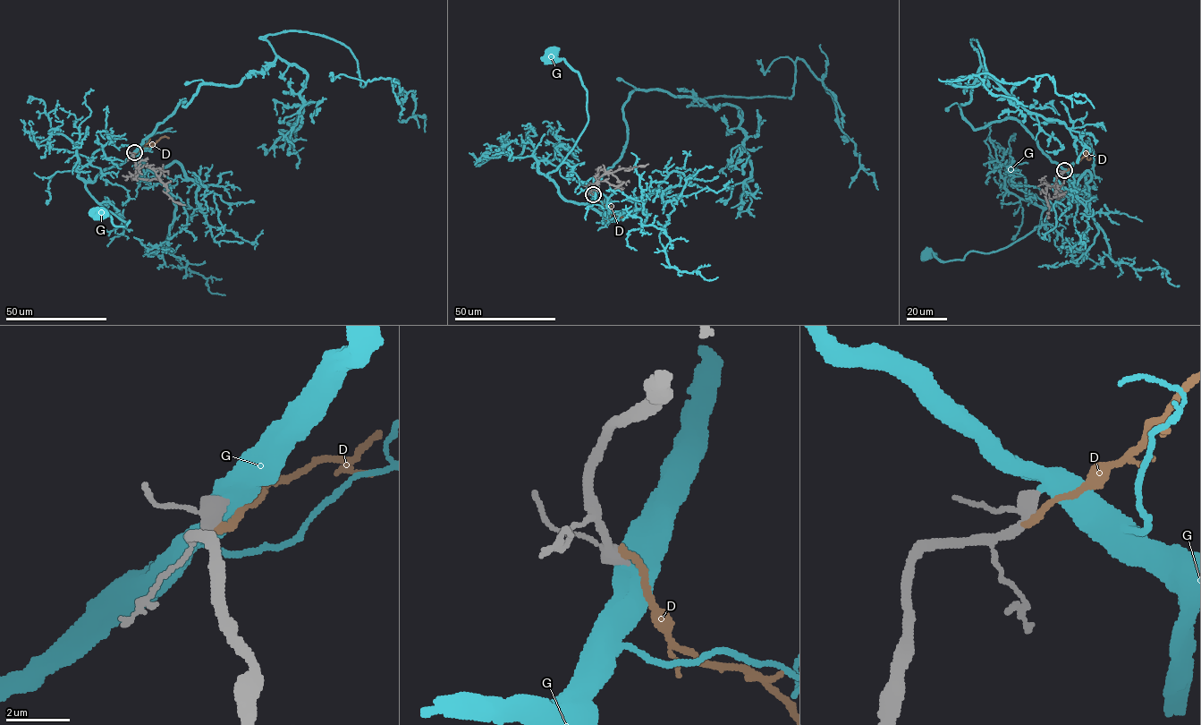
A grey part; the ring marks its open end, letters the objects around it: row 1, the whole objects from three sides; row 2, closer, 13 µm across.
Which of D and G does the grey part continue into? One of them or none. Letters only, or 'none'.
G

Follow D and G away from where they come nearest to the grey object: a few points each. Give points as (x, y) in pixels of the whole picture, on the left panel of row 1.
D: (133, 154), (149, 147), (162, 137), (169, 138)
G: (134, 152), (85, 184), (99, 203), (126, 225), (130, 220), (125, 227), (114, 225), (107, 214), (98, 215)

